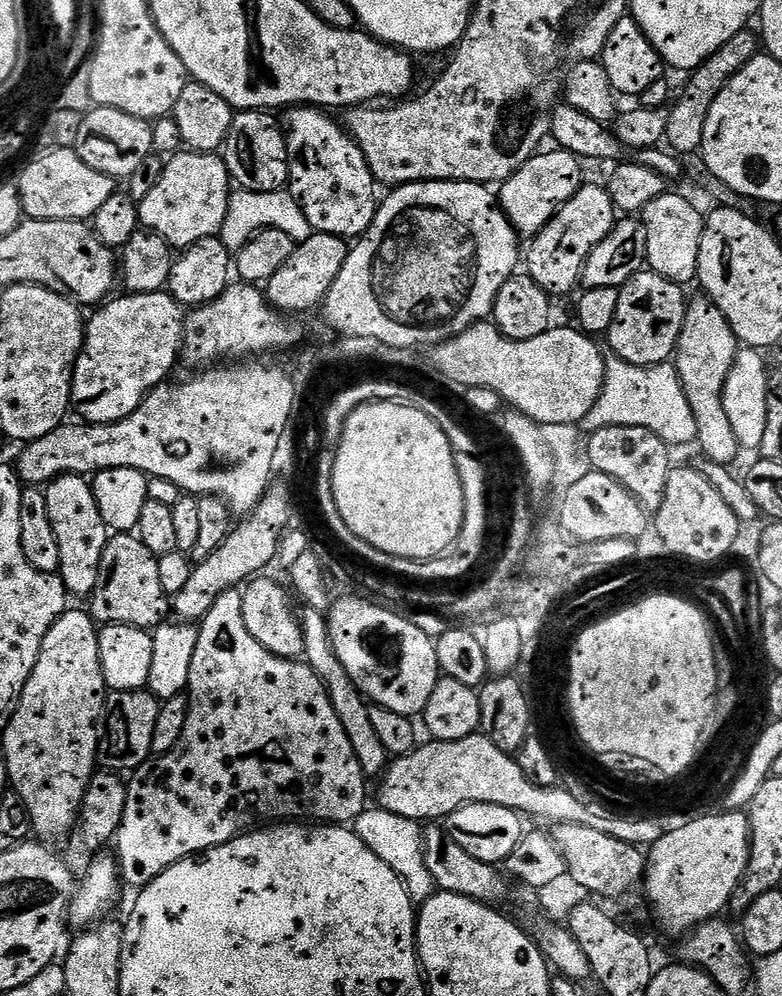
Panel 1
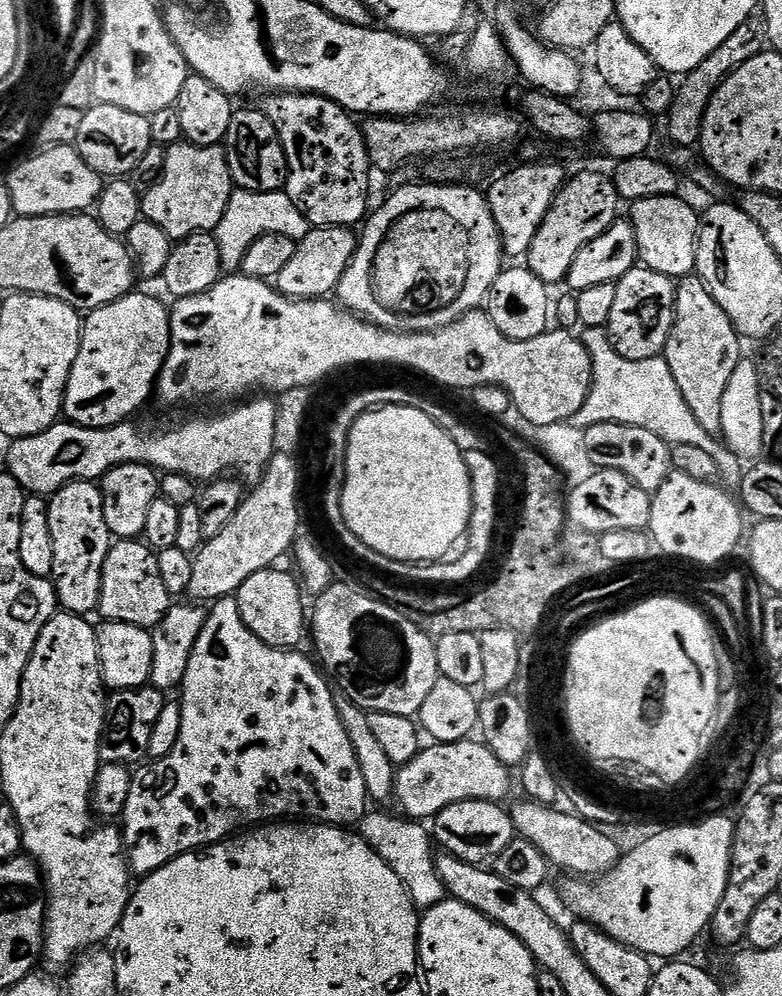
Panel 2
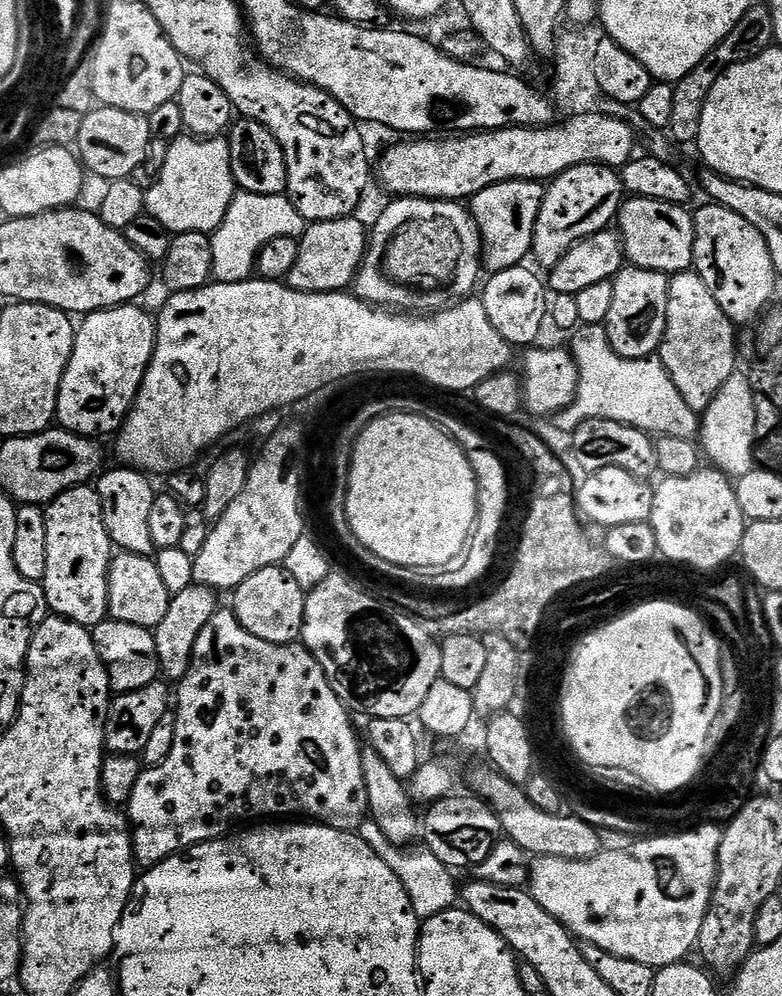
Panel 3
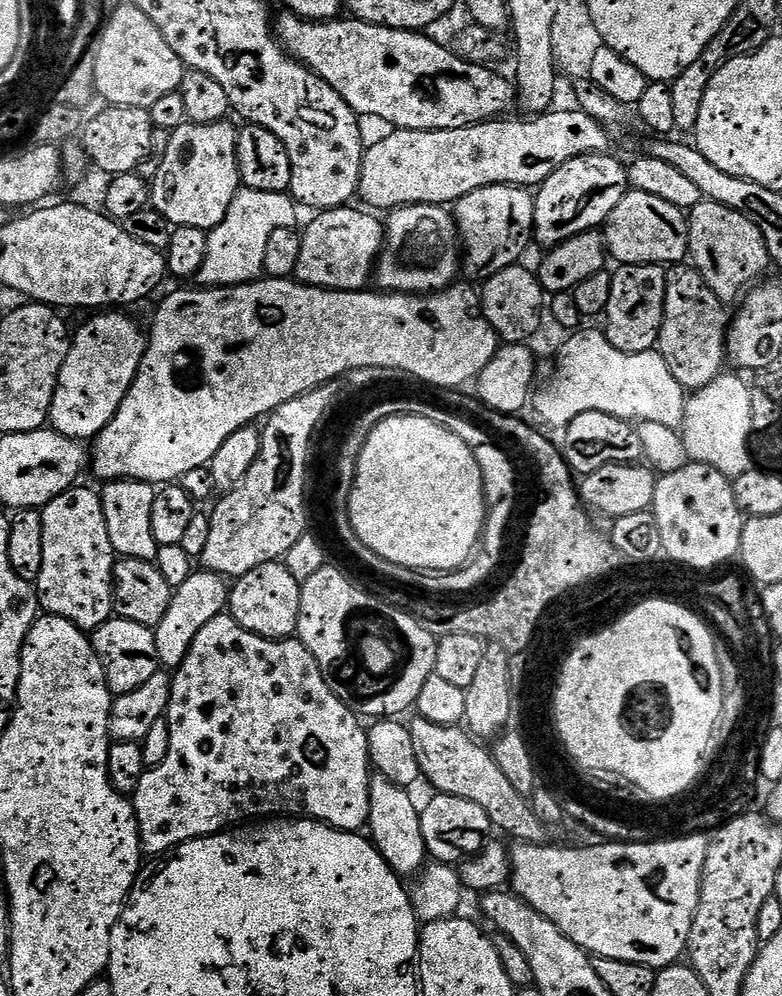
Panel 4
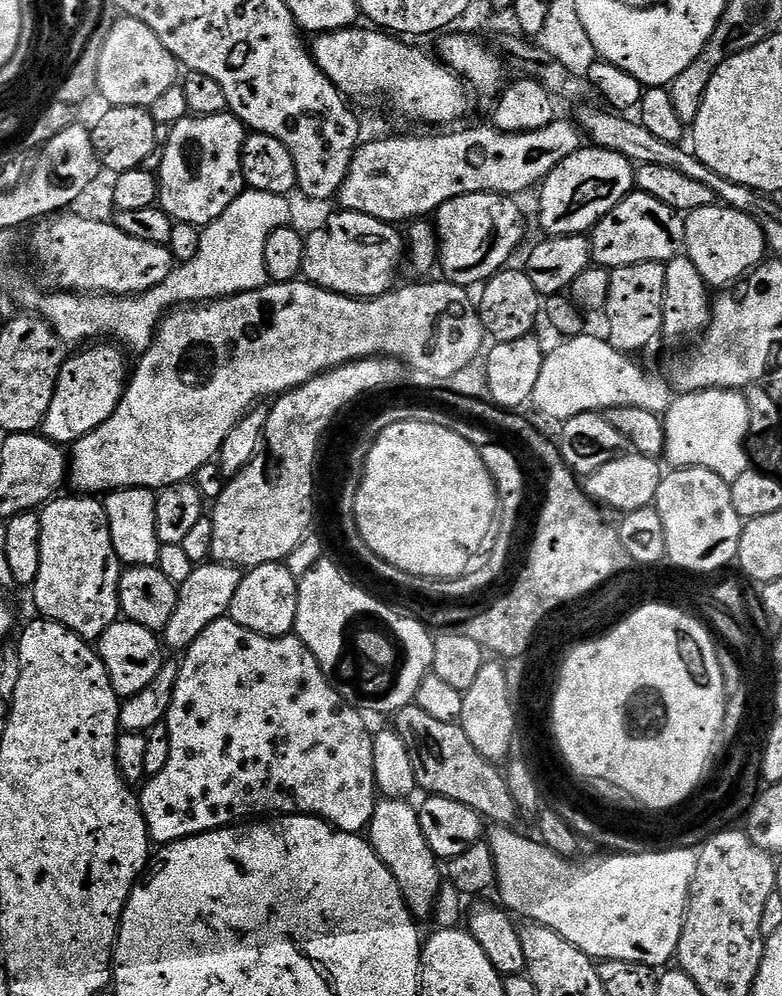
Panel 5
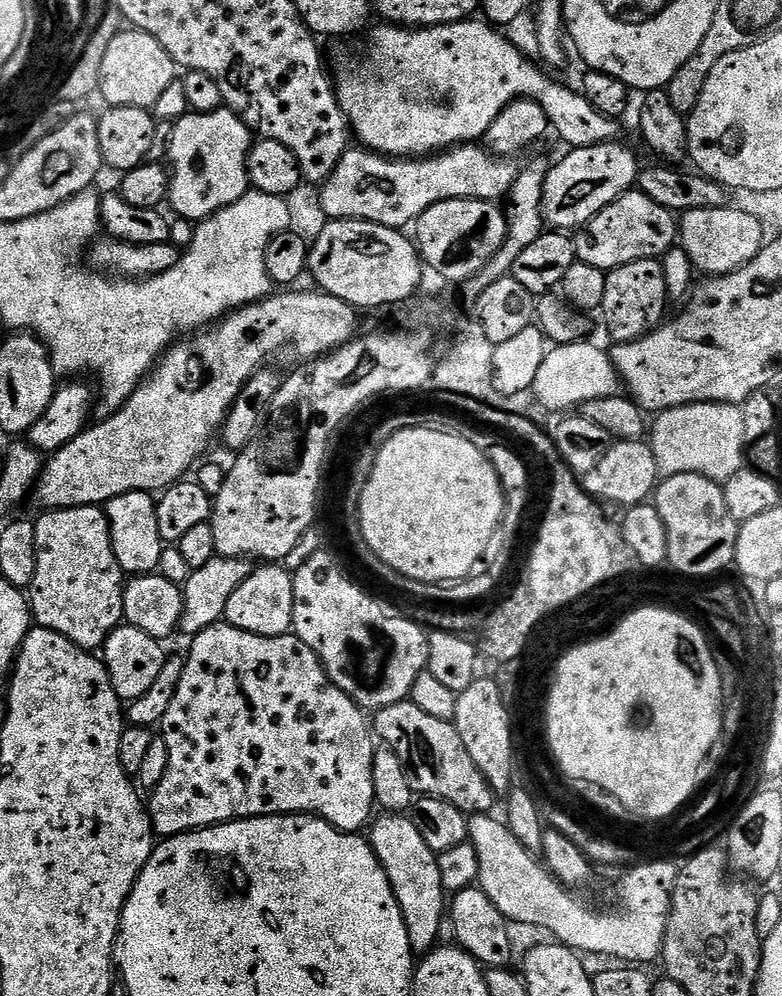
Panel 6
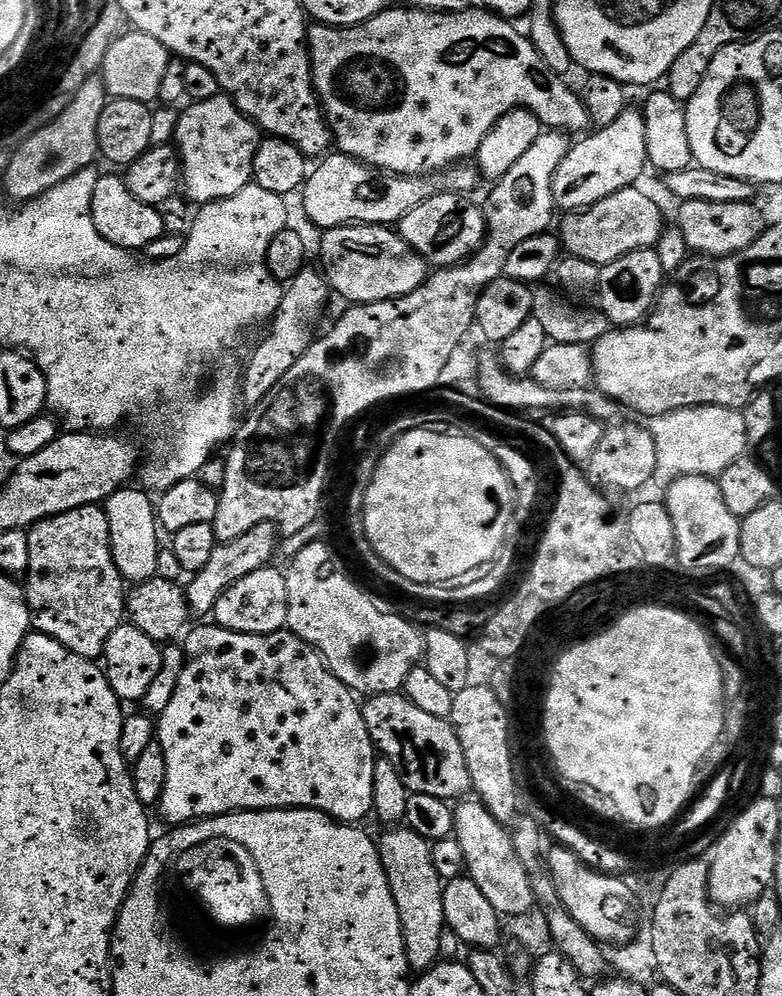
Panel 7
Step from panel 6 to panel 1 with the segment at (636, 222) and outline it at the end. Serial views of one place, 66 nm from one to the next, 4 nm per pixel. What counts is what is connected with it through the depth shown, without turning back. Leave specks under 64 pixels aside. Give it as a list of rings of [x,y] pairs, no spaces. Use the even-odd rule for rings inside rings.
[[[672,190],[654,198],[644,208],[642,223],[644,226],[646,264],[651,271],[657,272],[675,284],[688,286],[697,279],[698,250],[704,233],[705,217],[684,196]]]

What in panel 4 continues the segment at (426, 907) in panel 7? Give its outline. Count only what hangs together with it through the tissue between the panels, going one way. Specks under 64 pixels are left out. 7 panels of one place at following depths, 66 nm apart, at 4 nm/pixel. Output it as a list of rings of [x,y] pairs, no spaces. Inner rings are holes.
[[[376,774],[370,779],[370,814],[366,828],[384,861],[401,878],[415,877],[429,859],[428,847],[422,838],[420,808],[412,801],[412,795],[409,789],[390,782],[385,776]]]

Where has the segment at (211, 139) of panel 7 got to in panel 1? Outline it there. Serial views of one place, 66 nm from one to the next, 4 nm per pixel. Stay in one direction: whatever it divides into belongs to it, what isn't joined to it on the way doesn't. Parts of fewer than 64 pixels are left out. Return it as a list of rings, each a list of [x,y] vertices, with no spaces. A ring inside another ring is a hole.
[[[181,150],[165,163],[154,190],[138,201],[141,225],[161,236],[176,250],[183,250],[202,238],[217,235],[224,225],[228,209],[228,184],[230,177],[223,155]]]

